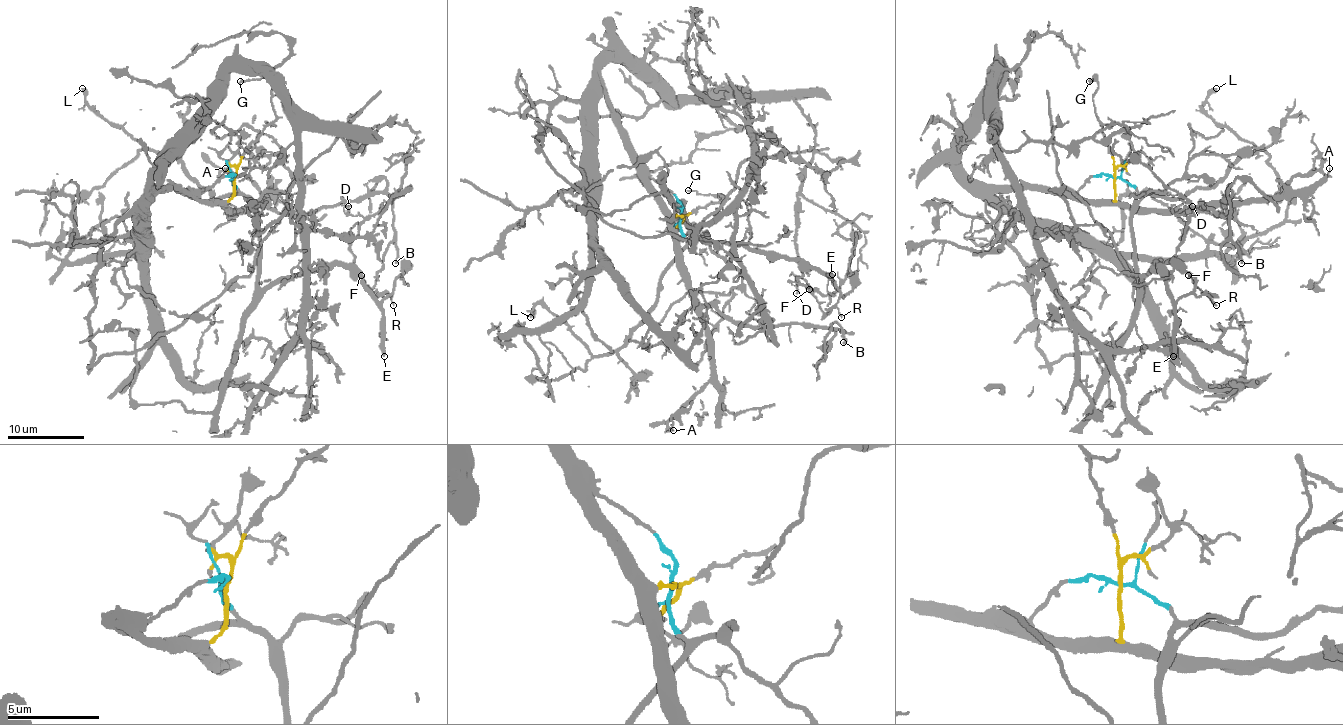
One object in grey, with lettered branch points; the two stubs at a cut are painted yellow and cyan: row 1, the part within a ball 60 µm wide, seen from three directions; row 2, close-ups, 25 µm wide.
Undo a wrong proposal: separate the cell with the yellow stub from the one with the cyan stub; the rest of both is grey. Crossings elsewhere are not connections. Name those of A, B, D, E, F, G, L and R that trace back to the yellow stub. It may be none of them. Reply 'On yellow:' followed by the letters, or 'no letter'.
On yellow: A, B, G

